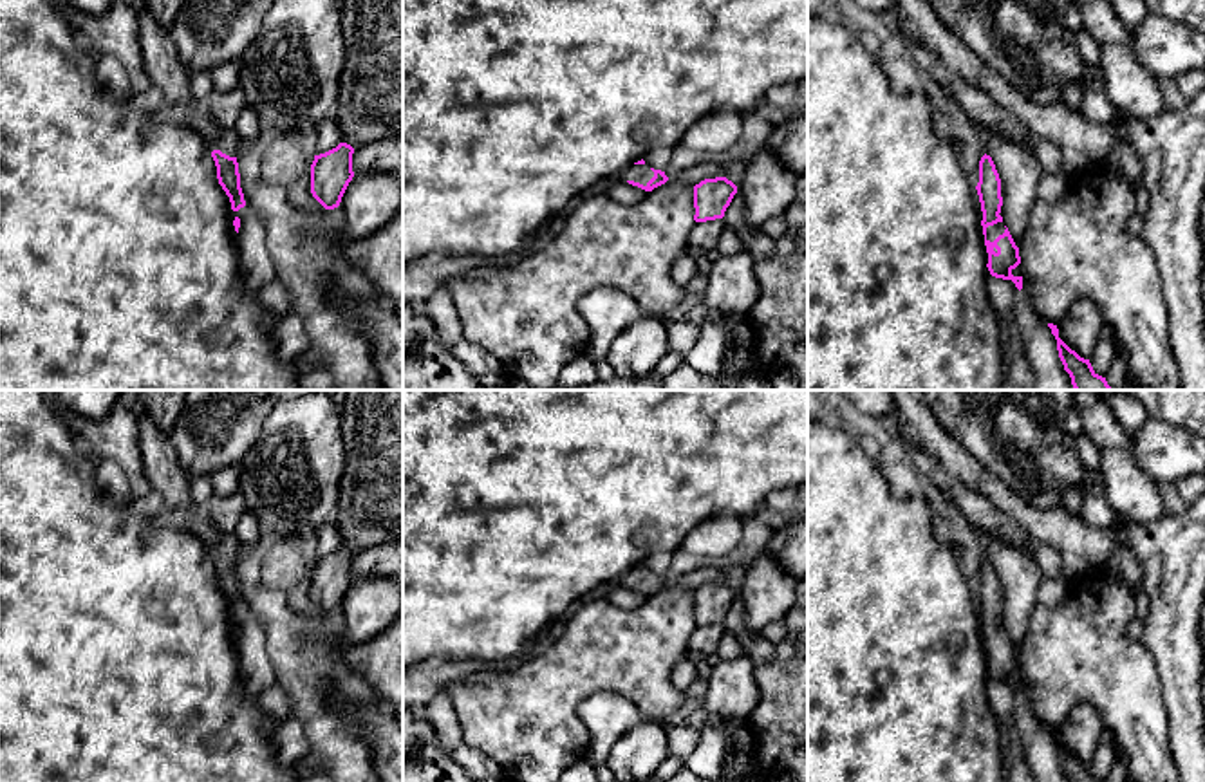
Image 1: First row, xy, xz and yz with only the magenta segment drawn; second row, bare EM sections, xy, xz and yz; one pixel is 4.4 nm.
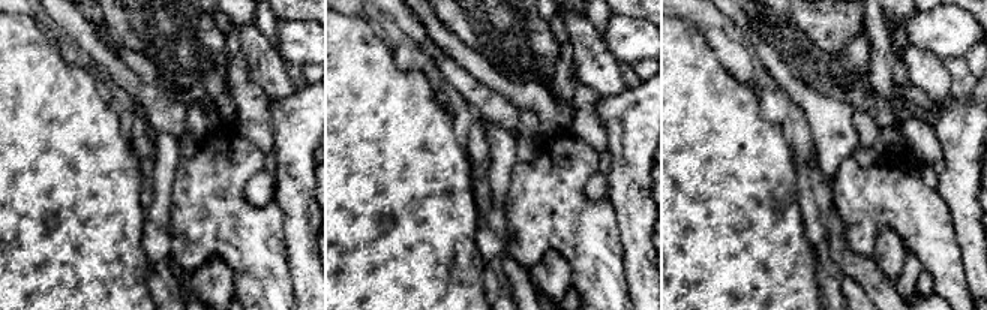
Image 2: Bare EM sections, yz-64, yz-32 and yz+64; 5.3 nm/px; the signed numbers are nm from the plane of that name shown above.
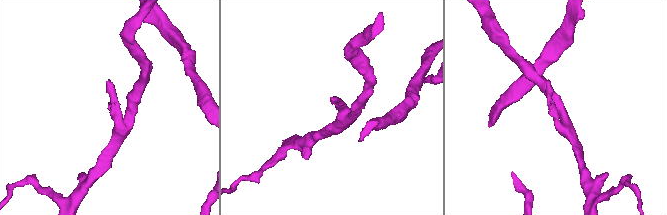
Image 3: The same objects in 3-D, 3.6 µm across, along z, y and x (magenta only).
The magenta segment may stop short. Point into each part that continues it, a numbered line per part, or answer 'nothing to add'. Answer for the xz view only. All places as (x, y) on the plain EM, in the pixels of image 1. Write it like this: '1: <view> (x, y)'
1: xz (642, 578)

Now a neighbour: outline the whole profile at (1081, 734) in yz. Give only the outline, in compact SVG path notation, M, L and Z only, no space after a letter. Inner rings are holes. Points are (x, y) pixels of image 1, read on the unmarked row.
M1079 703L1059 726L1059 742L1080 762L1091 764L1102 740L1102 719L1095 706Z

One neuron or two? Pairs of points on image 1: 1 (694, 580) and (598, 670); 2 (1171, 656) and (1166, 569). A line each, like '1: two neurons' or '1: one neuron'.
1: two neurons
2: one neuron

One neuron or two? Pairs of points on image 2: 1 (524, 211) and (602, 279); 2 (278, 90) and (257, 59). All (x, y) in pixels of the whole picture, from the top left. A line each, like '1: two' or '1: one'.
1: one
2: one

